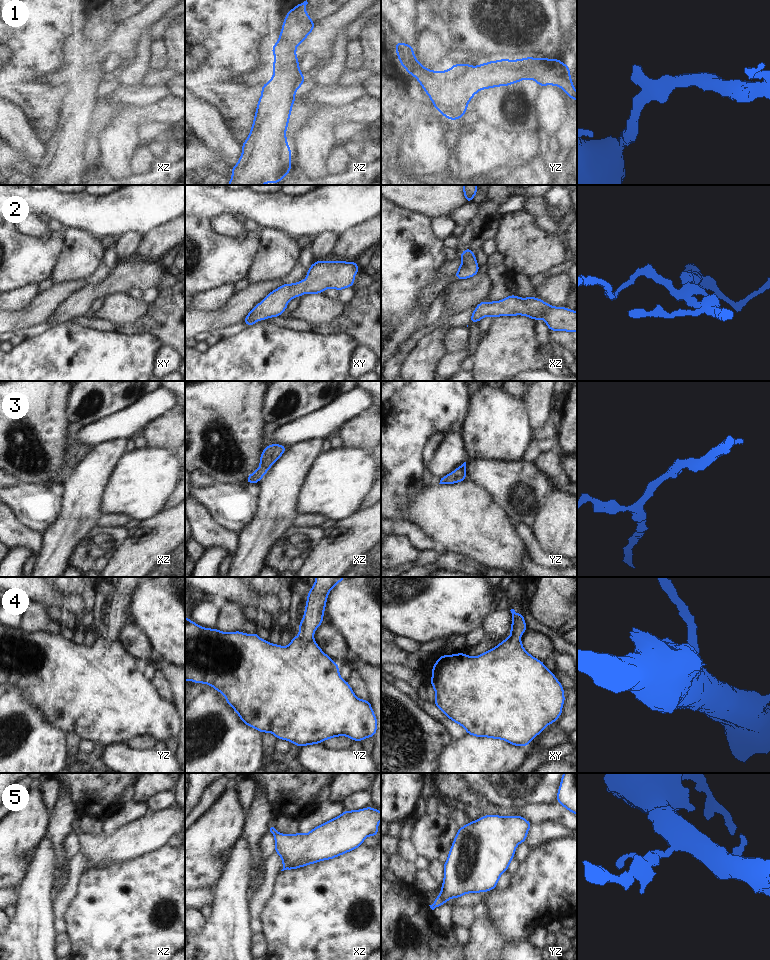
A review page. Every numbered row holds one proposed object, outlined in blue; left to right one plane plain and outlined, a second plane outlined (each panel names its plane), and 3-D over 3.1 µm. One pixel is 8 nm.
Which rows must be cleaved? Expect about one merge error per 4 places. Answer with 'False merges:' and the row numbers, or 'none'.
False merges: none

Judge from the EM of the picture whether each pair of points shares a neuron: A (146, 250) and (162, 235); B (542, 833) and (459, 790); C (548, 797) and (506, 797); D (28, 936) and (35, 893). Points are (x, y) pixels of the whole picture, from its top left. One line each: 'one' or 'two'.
A: one
B: two
C: one
D: one

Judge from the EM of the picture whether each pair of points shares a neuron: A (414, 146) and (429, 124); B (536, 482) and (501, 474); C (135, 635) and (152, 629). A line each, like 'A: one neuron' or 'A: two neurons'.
A: one neuron
B: one neuron
C: two neurons

